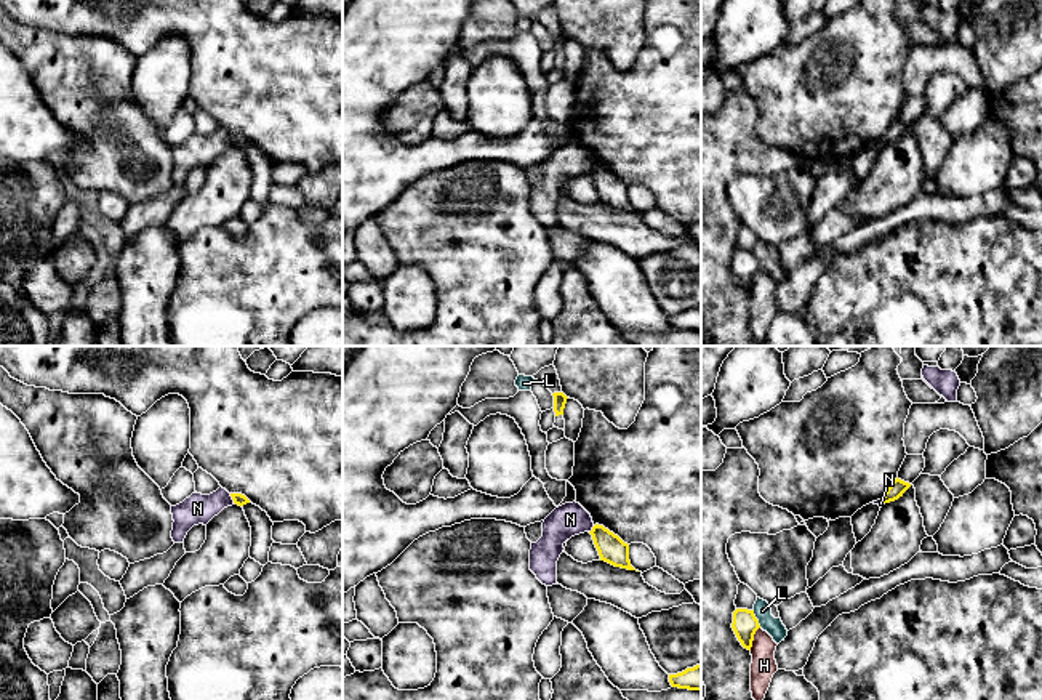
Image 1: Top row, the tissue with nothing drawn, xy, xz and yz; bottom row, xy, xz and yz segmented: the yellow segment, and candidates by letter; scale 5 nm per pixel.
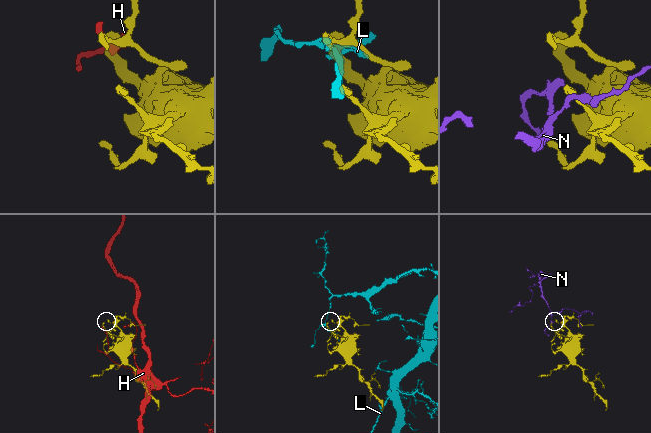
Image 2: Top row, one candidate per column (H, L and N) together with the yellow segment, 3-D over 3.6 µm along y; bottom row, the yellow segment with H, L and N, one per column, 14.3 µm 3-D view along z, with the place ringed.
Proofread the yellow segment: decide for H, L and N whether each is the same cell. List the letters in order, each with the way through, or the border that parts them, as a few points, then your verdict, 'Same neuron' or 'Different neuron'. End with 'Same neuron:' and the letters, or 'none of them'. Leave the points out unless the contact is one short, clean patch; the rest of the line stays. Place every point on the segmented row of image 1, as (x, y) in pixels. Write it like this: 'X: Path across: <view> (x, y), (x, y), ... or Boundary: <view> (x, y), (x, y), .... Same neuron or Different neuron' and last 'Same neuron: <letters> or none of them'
H: Different neuron
L: Different neuron
N: Boundary: xy (229, 494), (236, 503). Different neuron
Same neuron: none of them

